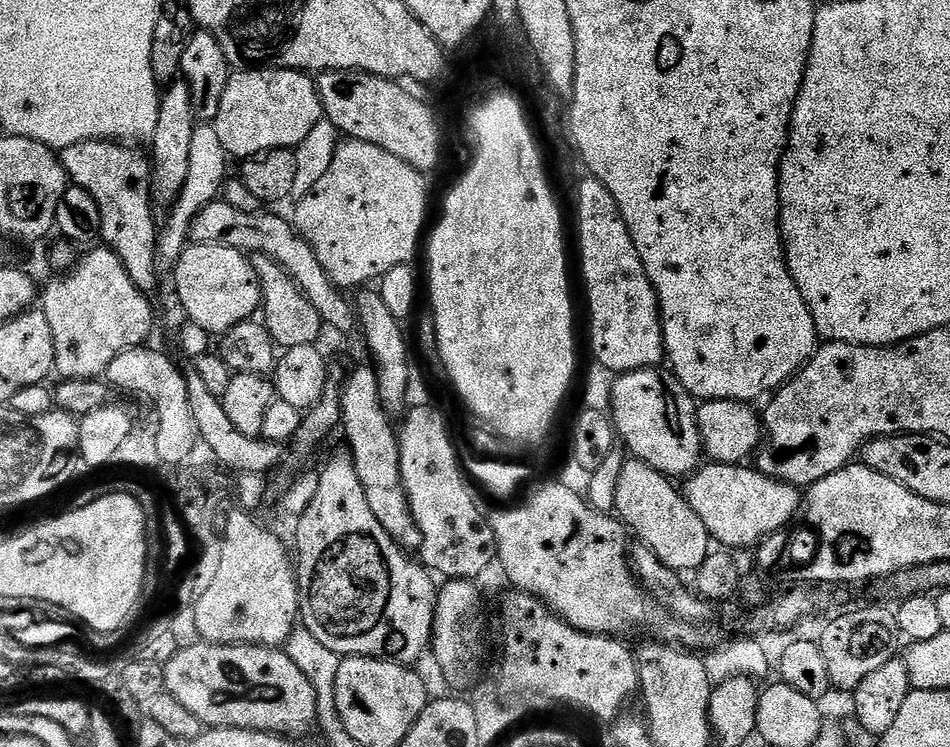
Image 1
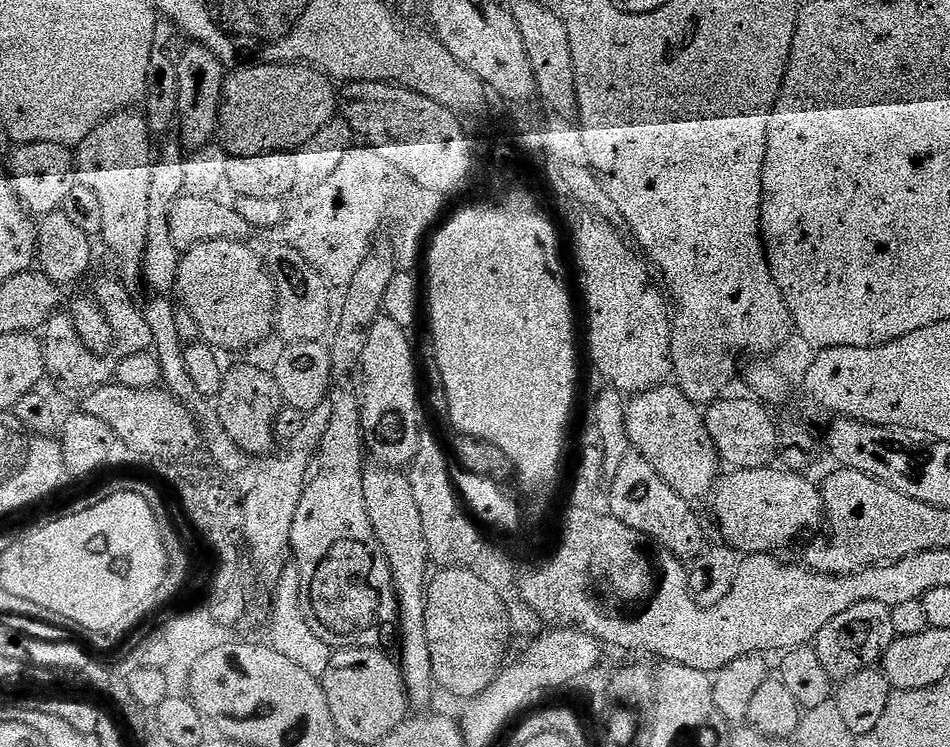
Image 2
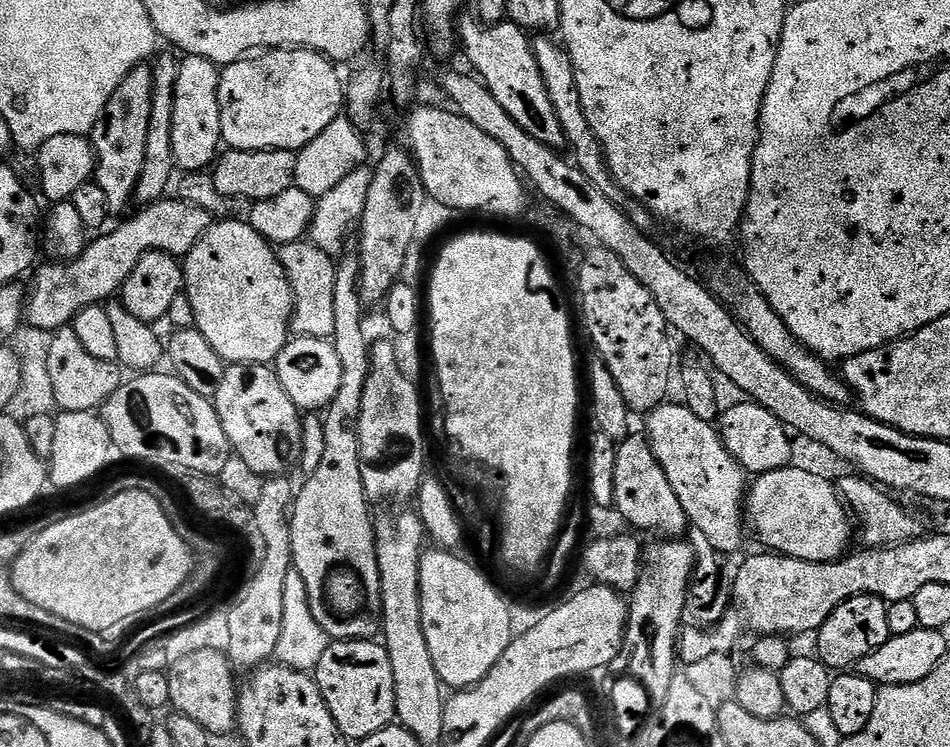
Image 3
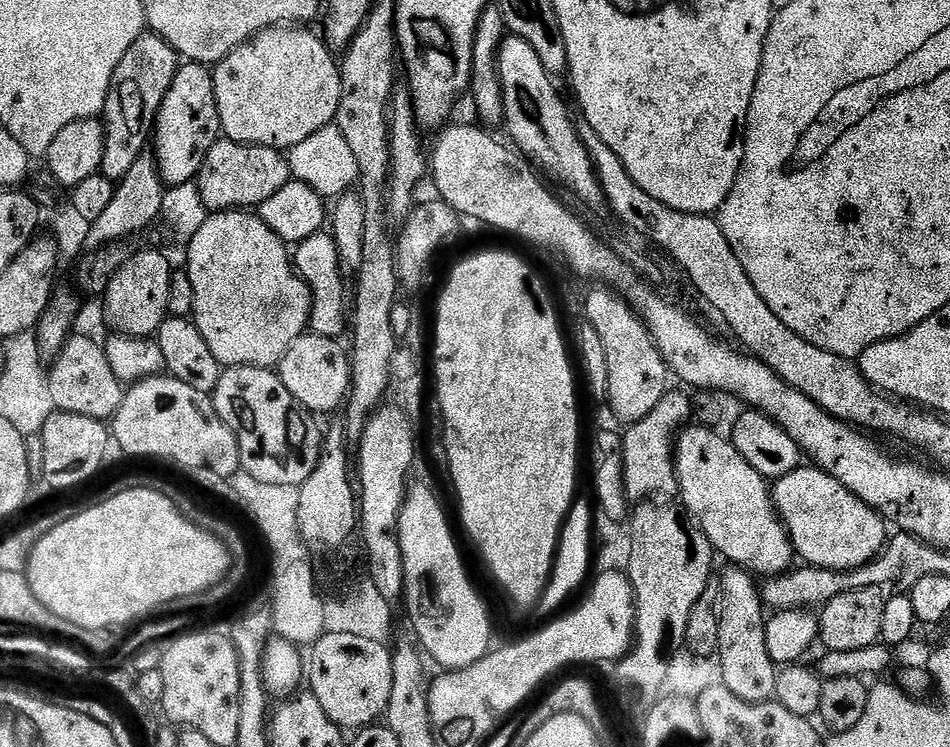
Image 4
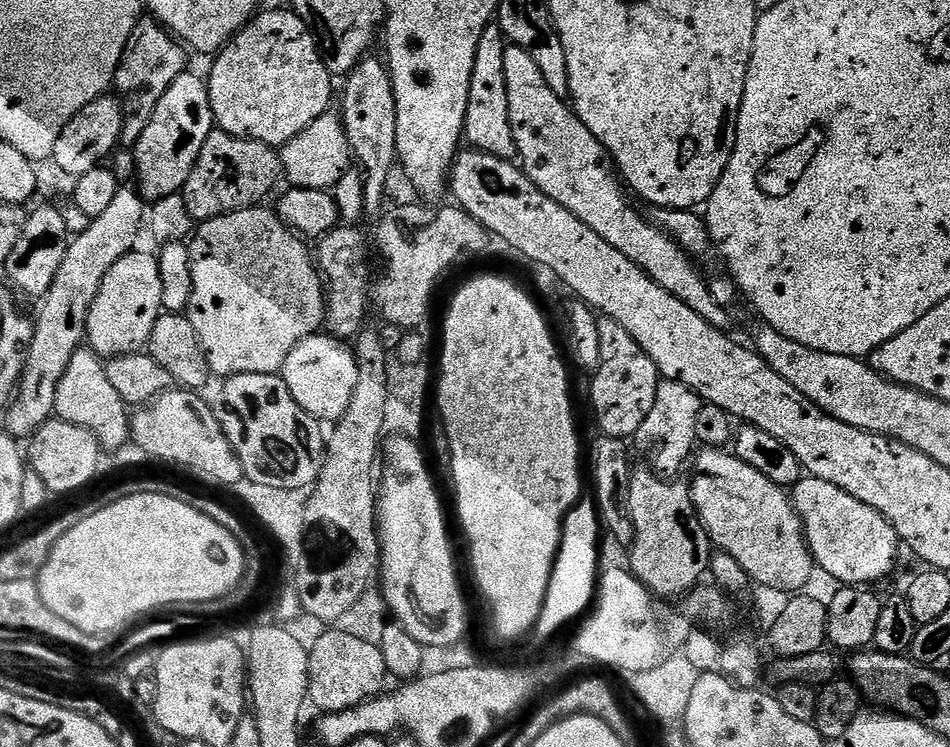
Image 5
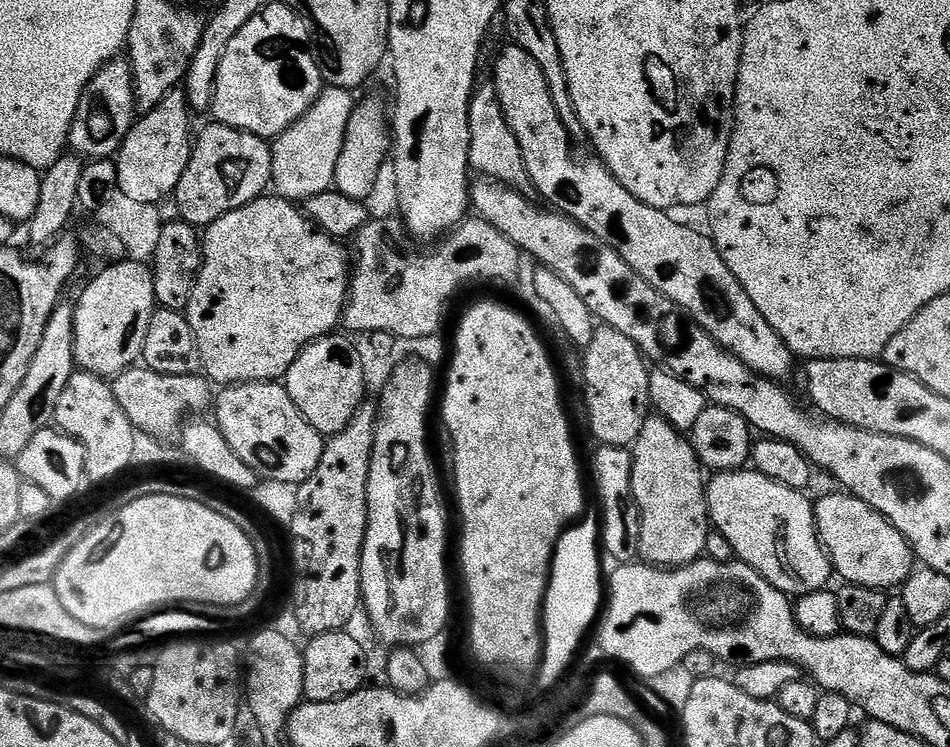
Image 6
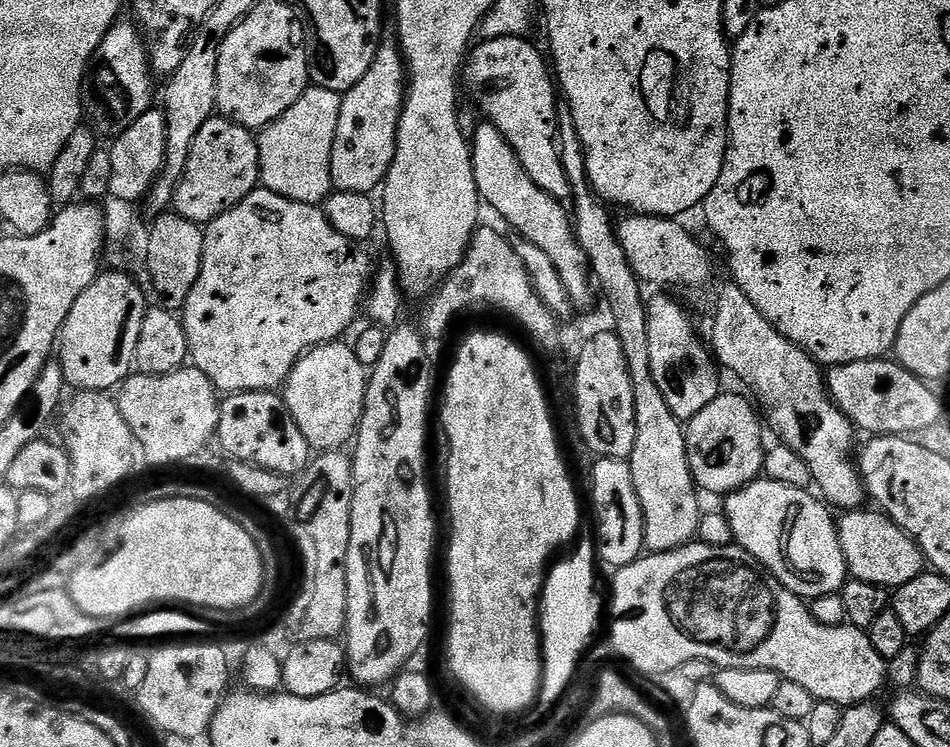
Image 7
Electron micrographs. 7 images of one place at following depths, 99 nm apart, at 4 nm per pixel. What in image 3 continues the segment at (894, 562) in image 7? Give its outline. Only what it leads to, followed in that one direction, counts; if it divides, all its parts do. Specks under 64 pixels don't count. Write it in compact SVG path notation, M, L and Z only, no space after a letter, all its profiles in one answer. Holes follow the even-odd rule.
M796 467L761 472L751 481L746 492L747 523L773 553L806 562L838 560L853 547L853 517L835 483L808 468Z

